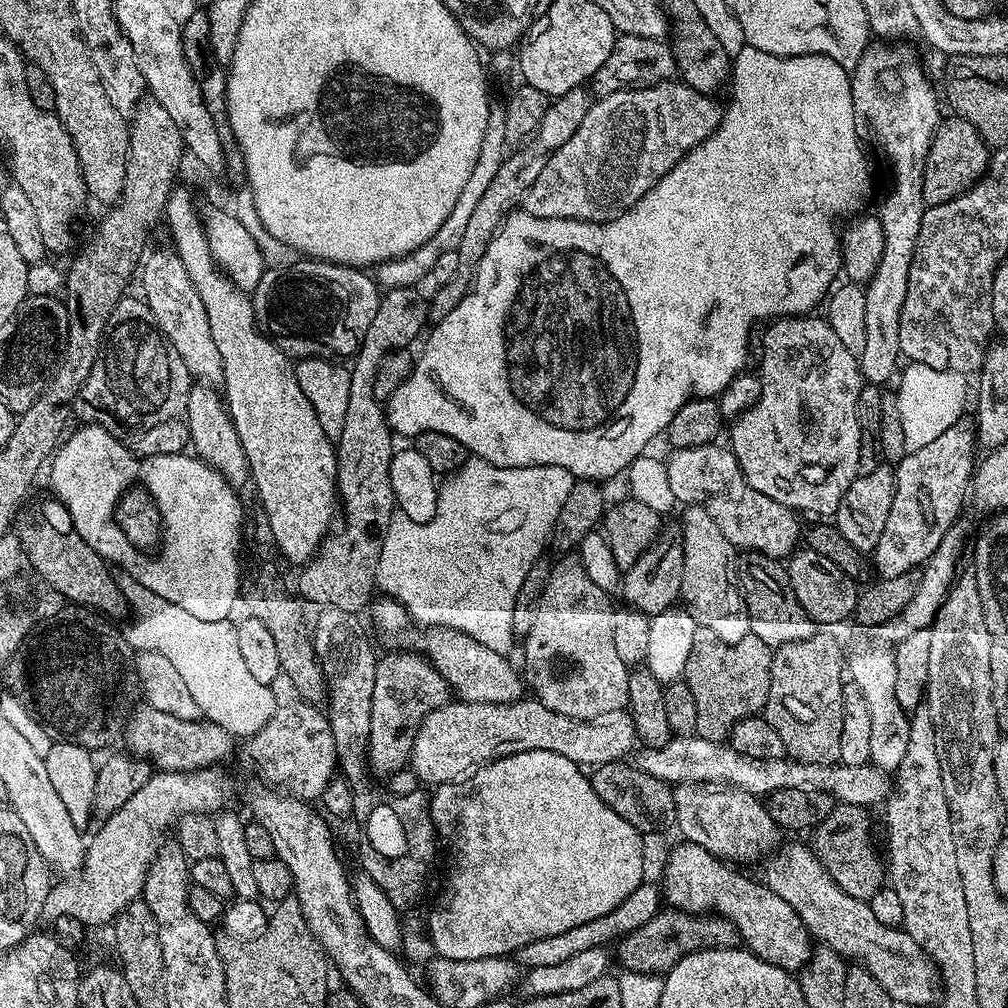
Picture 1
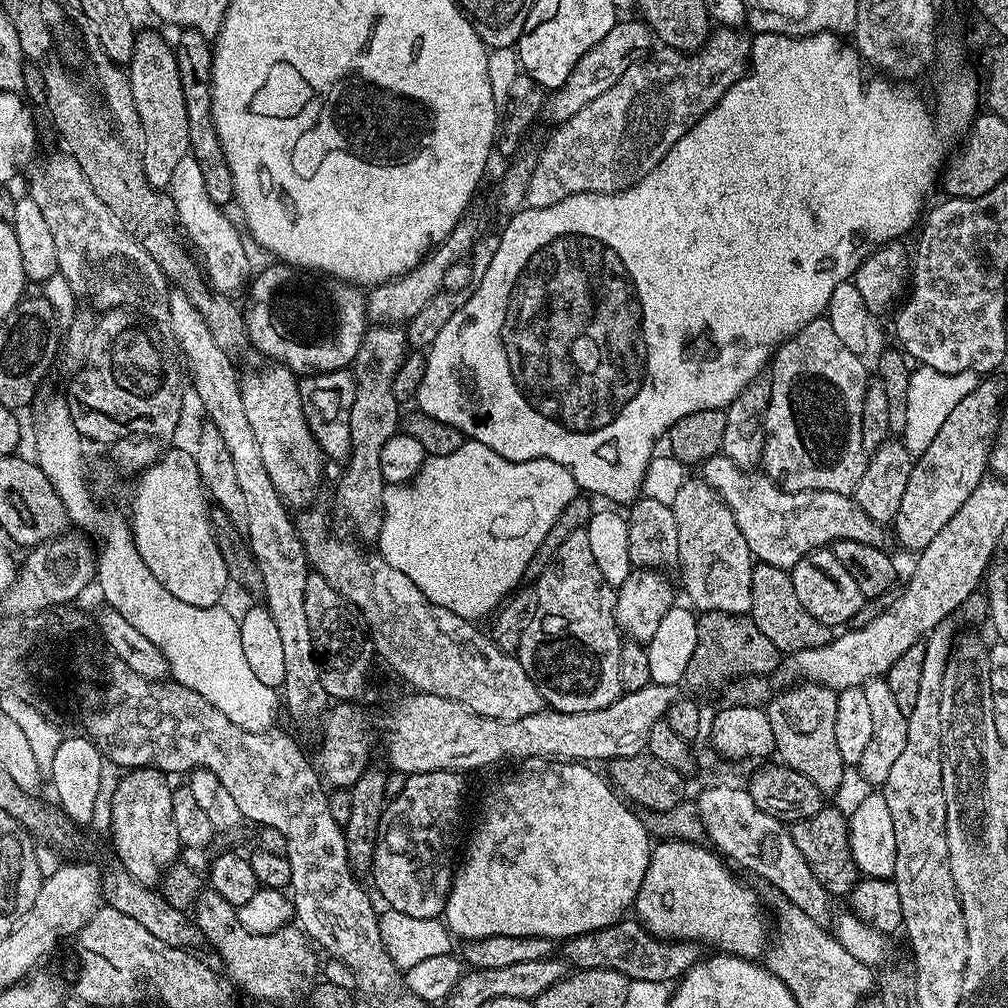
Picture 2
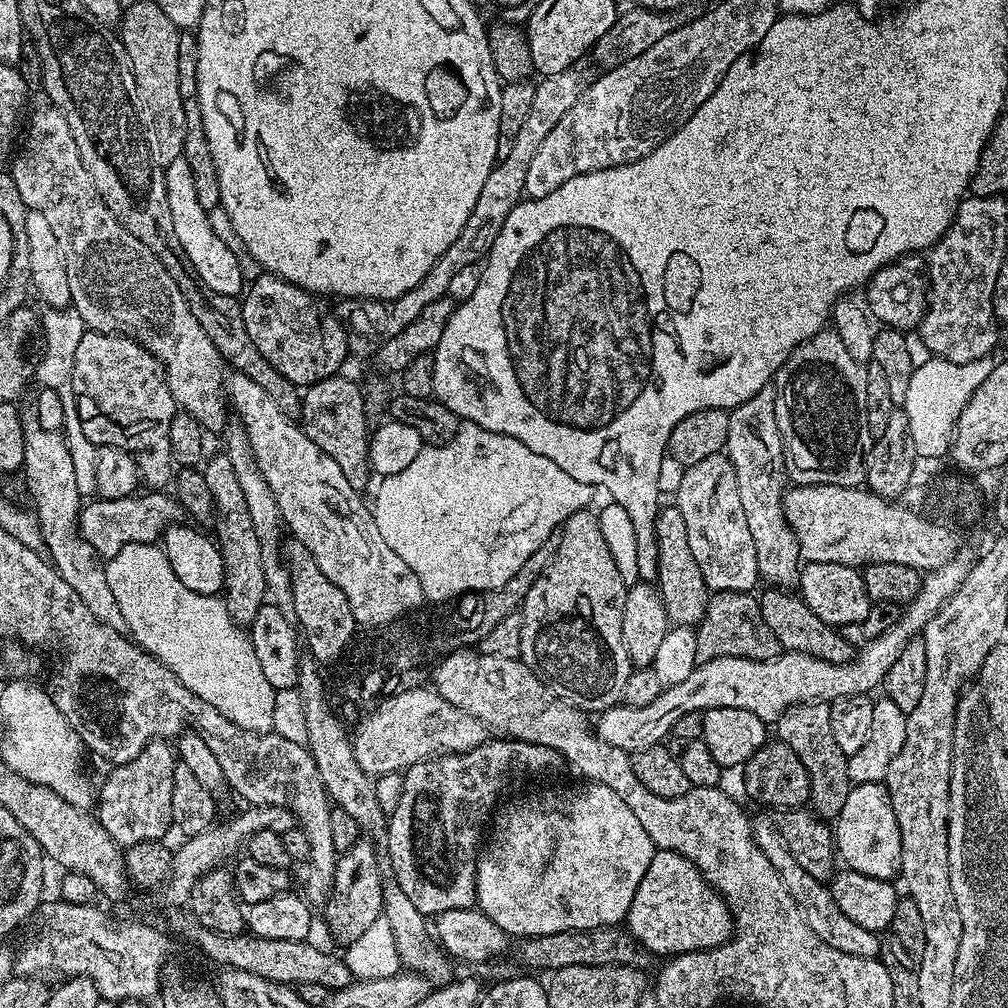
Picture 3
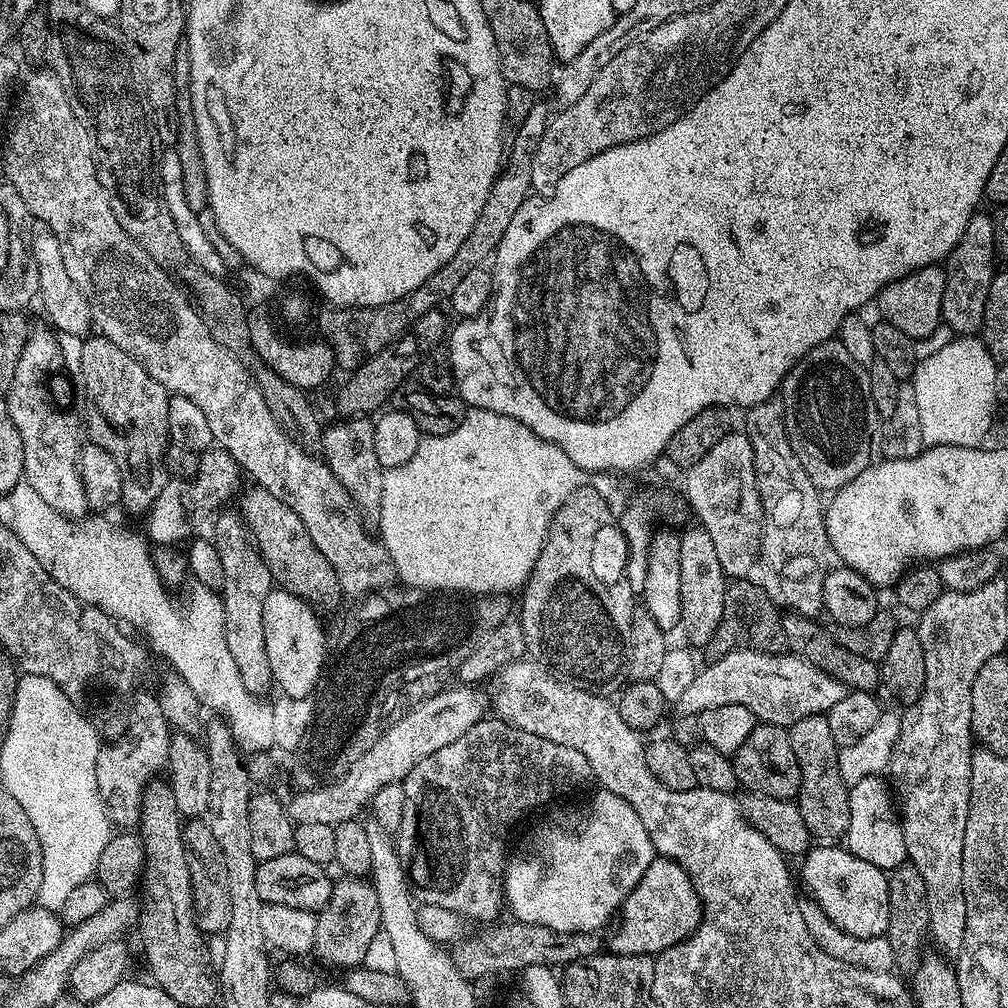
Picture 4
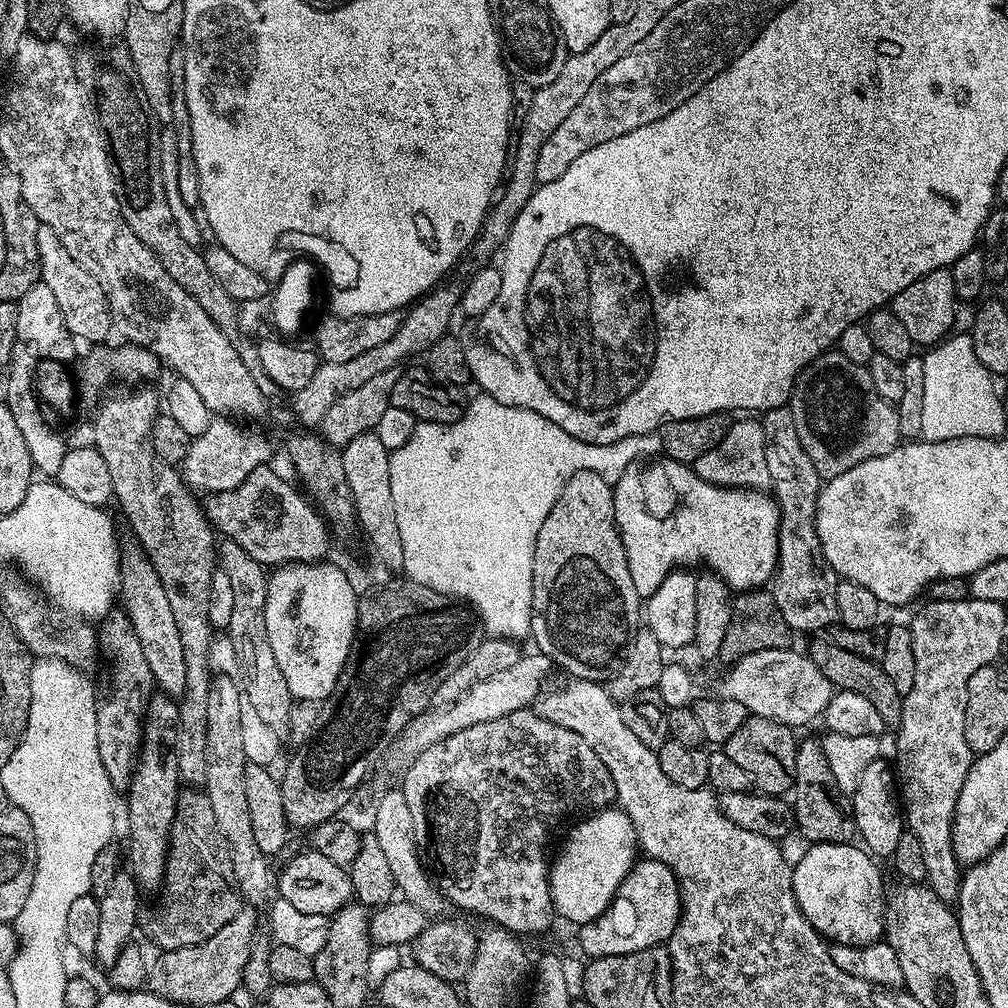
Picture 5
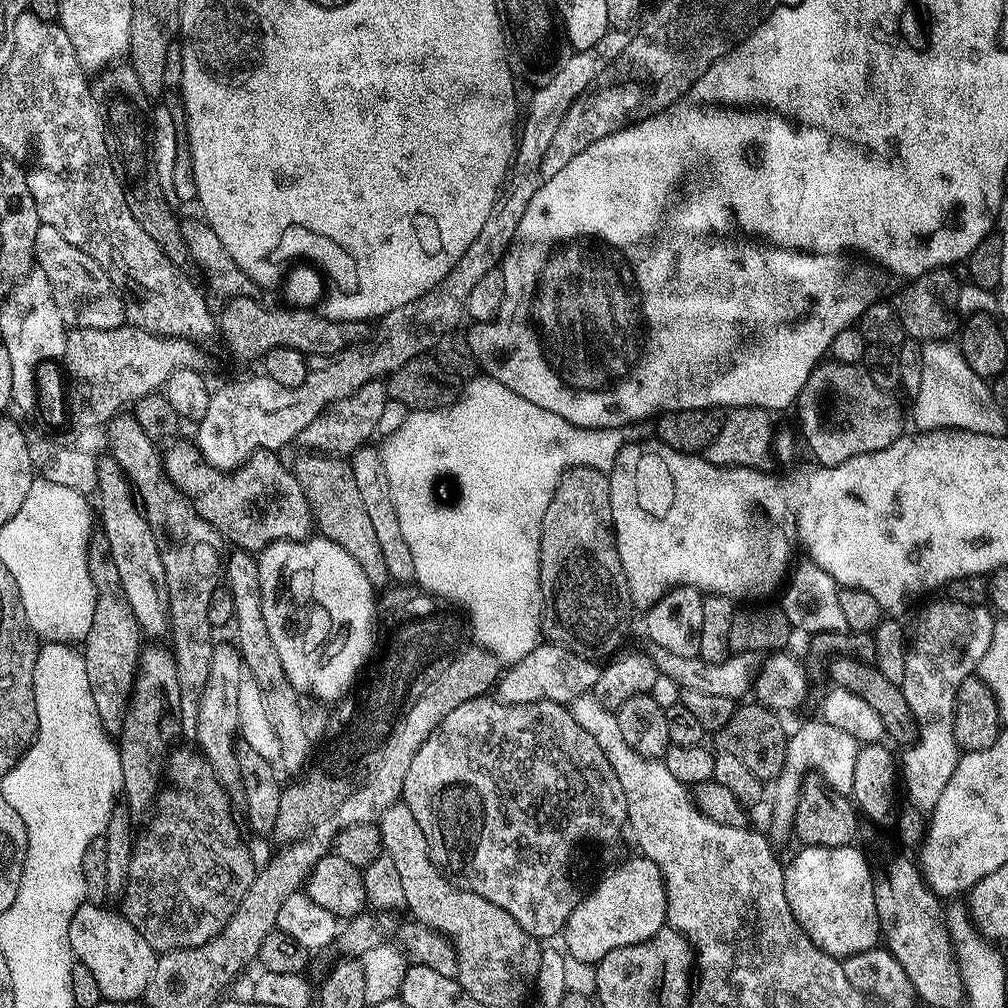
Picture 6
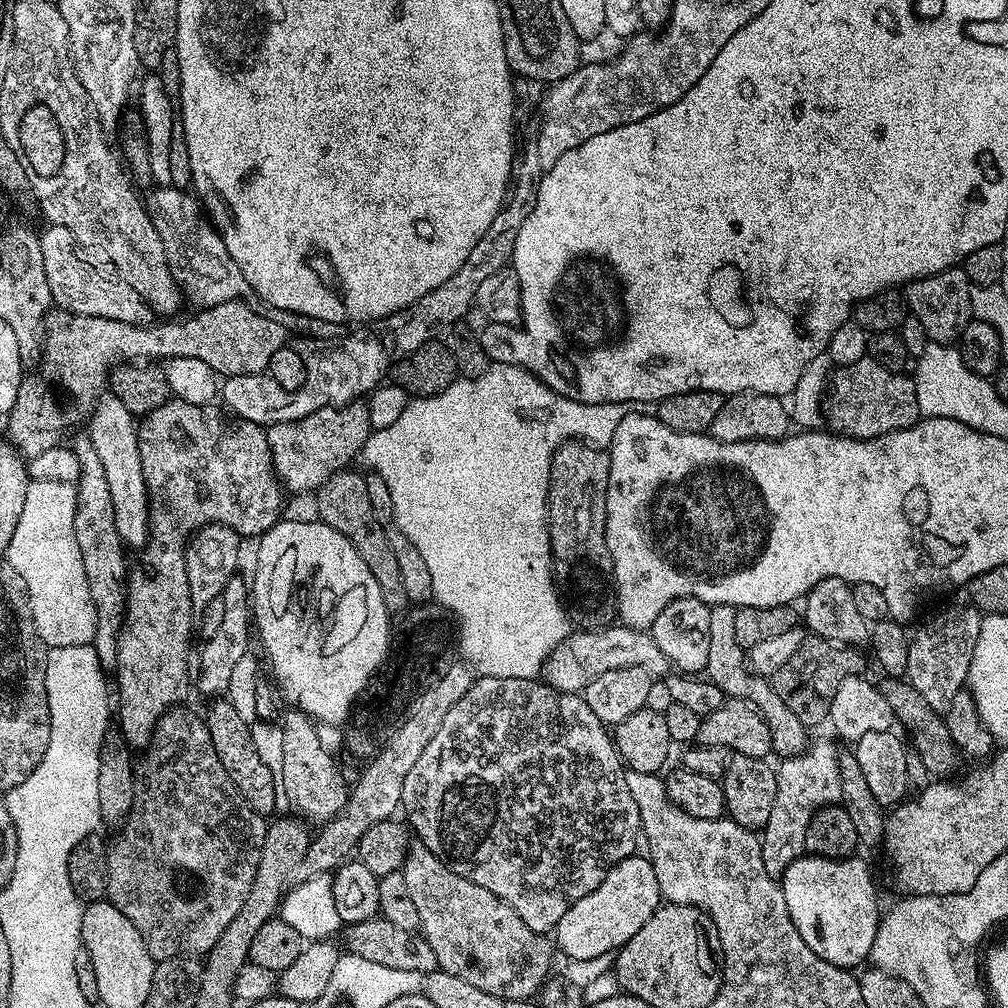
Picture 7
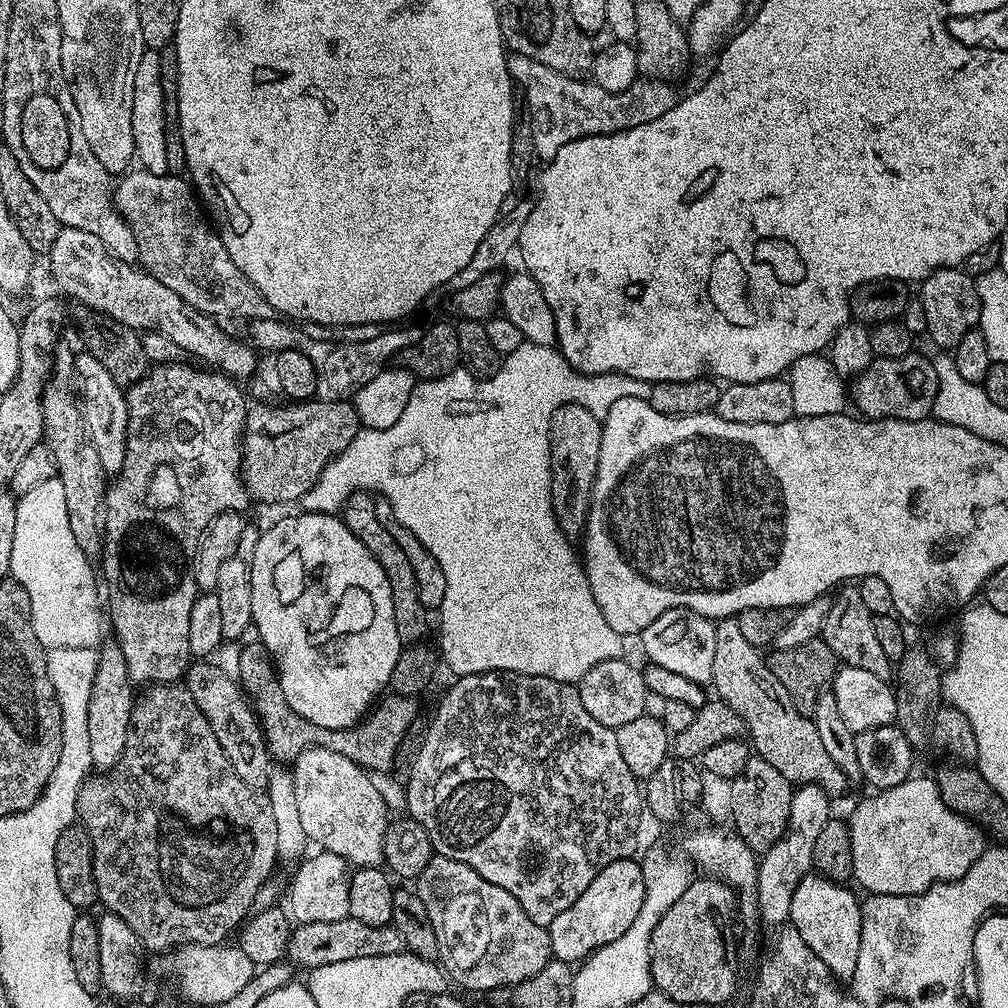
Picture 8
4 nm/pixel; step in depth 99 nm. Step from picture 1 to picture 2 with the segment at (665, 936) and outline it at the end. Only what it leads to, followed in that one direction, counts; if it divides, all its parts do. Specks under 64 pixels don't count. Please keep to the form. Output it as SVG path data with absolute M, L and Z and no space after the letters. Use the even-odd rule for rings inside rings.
M636 918L617 920L602 930L572 936L563 941L563 959L576 970L614 970L629 981L669 982L679 981L702 959L702 948L695 940L663 940L650 934Z

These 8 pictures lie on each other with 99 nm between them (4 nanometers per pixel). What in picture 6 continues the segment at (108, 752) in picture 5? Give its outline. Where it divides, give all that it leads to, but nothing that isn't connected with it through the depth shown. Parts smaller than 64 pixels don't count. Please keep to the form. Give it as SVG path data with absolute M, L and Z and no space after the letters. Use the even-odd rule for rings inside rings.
M93 531L88 538L88 569L90 570L90 578L94 582L96 605L94 606L94 622L90 622L90 634L86 634L86 638L82 641L82 651L84 653L84 661L86 662L86 679L90 682L90 694L94 694L94 704L98 706L98 716L102 718L104 727L109 730L119 730L124 721L124 712L128 709L128 698L132 692L132 683L136 680L140 653L142 651L142 643L140 644L142 633L138 618L134 618L134 610L130 610L130 602L126 602L126 590L122 590L122 578L118 578L118 566L114 564L114 558L110 552L110 542L106 542L103 531Z

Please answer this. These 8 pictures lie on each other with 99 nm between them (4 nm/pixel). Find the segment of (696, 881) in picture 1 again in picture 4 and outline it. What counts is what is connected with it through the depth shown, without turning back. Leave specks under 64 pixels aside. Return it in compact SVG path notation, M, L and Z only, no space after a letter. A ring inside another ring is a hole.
M657 855L646 866L646 874L638 878L638 886L624 899L615 917L616 929L606 940L607 947L617 956L650 956L664 952L682 942L700 925L700 899L682 866L666 856Z

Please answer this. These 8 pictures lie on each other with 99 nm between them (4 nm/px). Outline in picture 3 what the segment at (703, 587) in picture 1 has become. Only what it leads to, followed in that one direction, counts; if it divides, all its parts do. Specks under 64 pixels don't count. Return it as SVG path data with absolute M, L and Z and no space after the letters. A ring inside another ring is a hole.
M727 455L702 458L694 466L684 469L682 484L674 495L674 506L682 510L682 518L686 521L686 534L690 542L690 552L702 570L702 578L706 582L709 593L714 592L752 592L760 580L758 558L754 550L754 538L750 534L750 526L746 522L746 514L742 510L742 502L738 498L738 478L734 474L734 466Z

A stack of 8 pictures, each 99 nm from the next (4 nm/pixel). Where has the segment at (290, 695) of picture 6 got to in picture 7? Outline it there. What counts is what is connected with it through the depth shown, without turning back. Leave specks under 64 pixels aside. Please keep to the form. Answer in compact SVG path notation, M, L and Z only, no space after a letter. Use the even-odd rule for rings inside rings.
M299 710L283 713L280 728L280 760L282 782L279 787L287 794L289 805L297 808L305 821L316 826L323 826L340 814L346 806L350 793L349 785L344 785L344 776L336 765L337 757L325 750L318 742L318 734L311 716Z

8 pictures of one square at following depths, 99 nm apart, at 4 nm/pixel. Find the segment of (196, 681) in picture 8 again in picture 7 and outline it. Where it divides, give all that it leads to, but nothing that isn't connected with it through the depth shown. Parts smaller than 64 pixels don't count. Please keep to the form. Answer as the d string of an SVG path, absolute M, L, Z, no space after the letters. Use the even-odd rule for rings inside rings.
M226 698L215 699L208 712L205 711L205 724L211 741L214 743L215 754L222 762L226 772L230 775L234 786L242 794L243 800L258 814L271 815L274 812L277 800L278 785L274 782L273 767L262 762L258 752L252 726L239 717L234 706Z

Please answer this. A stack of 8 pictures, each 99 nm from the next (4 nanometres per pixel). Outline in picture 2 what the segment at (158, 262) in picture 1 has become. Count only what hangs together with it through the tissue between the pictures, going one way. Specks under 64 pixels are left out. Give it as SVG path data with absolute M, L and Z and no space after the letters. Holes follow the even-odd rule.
M172 290L169 291L168 298L166 301L166 312L167 315L172 315L172 332L176 335L176 340L180 343L180 352L184 355L183 363L186 365L188 363L188 368L192 371L192 384L196 387L196 396L198 399L204 403L204 412L208 415L207 419L211 423L215 424L216 429L222 434L222 438L226 441L226 446L230 449L230 458L234 458L234 471L236 477L238 477L238 486L242 486L242 494L246 494L246 522L248 527L246 529L246 535L248 538L248 545L250 550L254 554L256 559L256 565L258 570L262 570L262 584L264 586L264 591L262 593L263 603L266 605L270 618L274 618L274 626L278 626L278 639L282 642L282 654L286 658L286 678L284 679L284 686L282 689L282 704L286 709L288 707L288 712L296 720L316 720L319 721L321 717L329 711L330 708L330 698L326 694L326 686L322 686L322 674L320 673L320 663L316 660L316 651L314 650L314 642L312 641L312 635L310 634L310 622L306 618L306 586L308 585L308 577L310 575L310 565L308 562L308 555L304 549L304 543L300 540L300 534L297 525L294 520L291 520L288 515L290 515L289 509L286 507L283 500L280 499L280 495L274 490L274 484L270 482L270 476L266 474L266 466L262 463L262 454L258 451L258 440L254 438L254 430L250 430L250 422L246 419L246 410L242 407L242 394L240 393L240 381L241 377L236 376L236 368L234 365L233 357L226 354L226 350L222 350L222 346L218 346L218 342L214 342L214 334L210 334L210 326L206 326L206 318L202 318L202 314L198 314L198 310L194 306L194 302L190 302L190 298L186 294L182 294L180 291Z

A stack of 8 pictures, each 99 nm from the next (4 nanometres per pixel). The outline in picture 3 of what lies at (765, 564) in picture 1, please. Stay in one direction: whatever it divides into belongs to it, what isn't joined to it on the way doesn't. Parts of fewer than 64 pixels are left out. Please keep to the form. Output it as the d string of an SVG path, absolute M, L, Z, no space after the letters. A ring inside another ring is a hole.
M768 586L763 590L765 592L759 593L758 596L762 618L766 621L766 626L770 626L774 638L778 638L784 652L806 654L822 658L822 662L835 664L845 664L854 658L854 645L846 642L843 631L839 627L822 622L822 618L818 618L818 614L814 614L814 610L810 610L799 595L779 586Z

